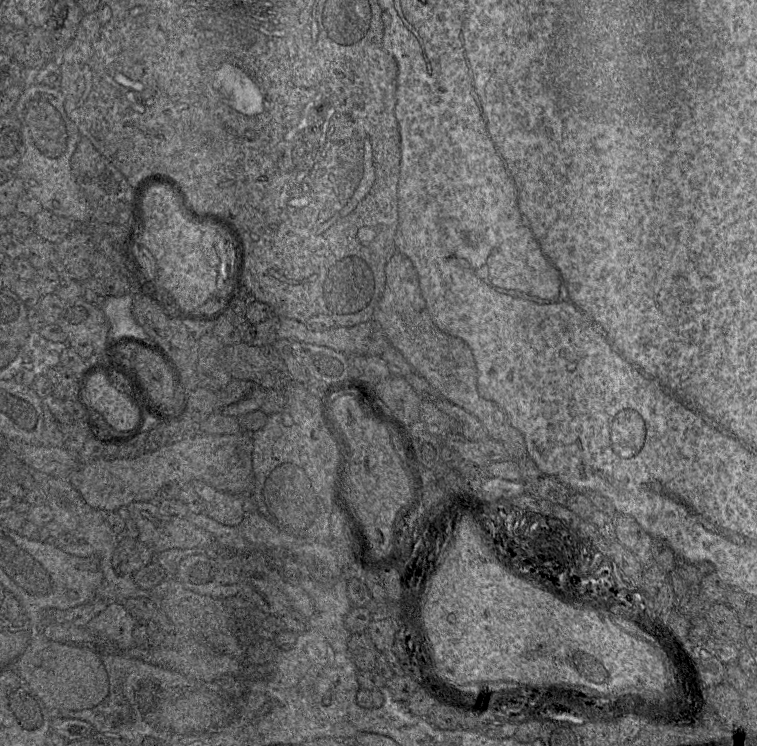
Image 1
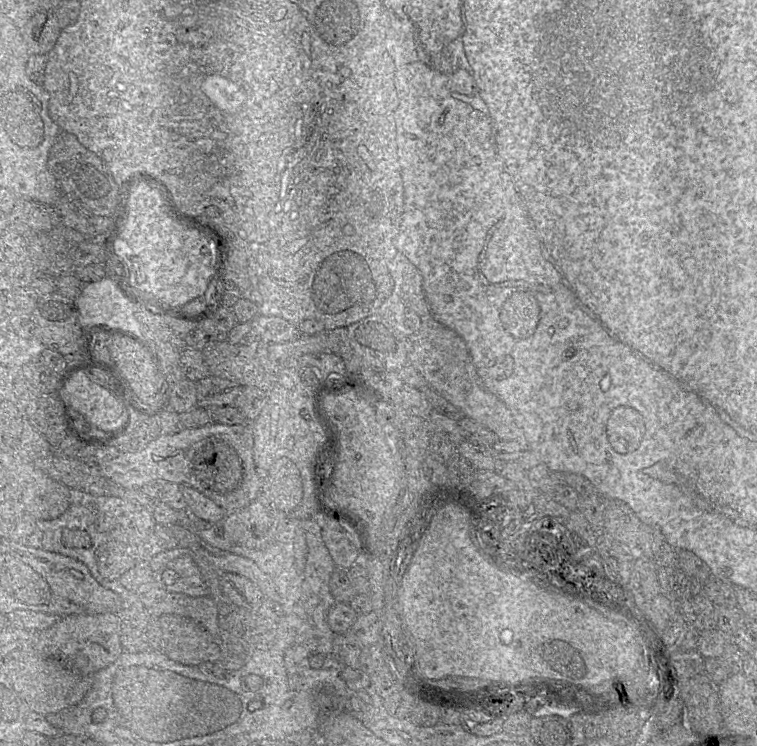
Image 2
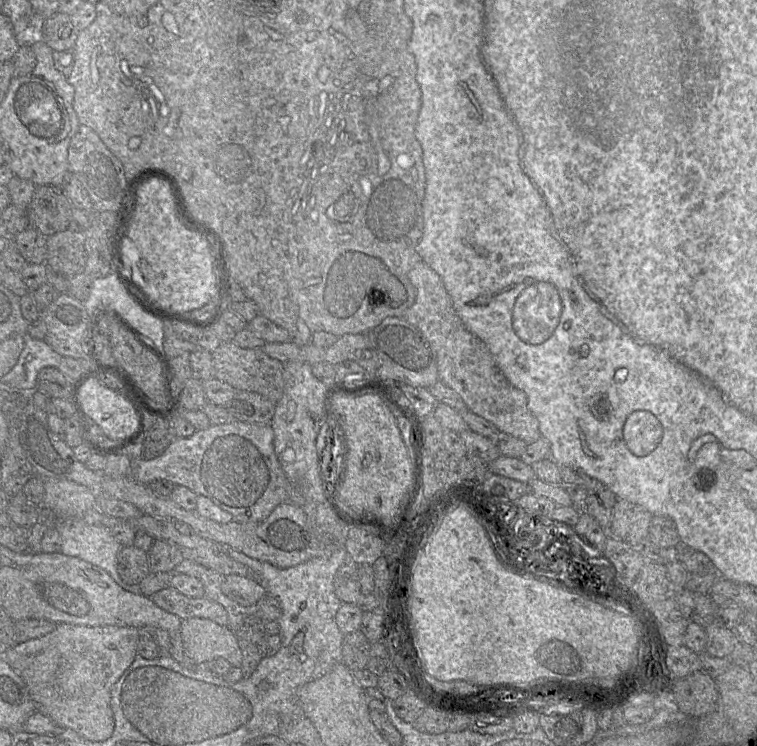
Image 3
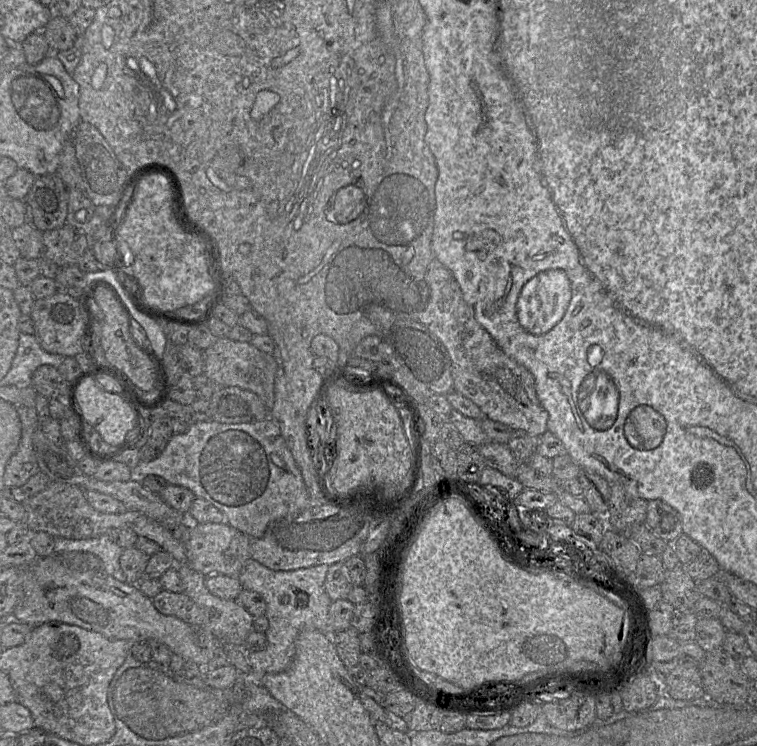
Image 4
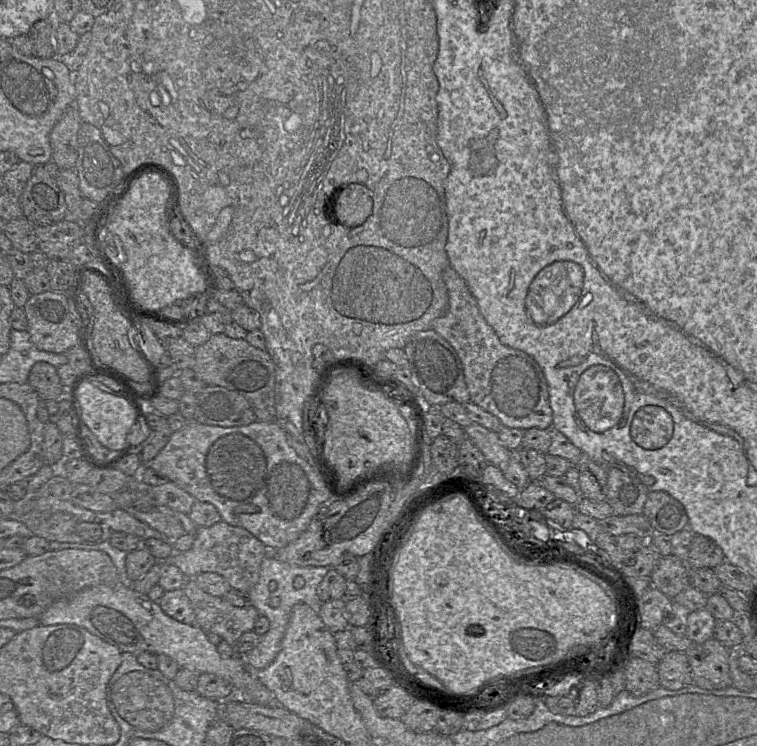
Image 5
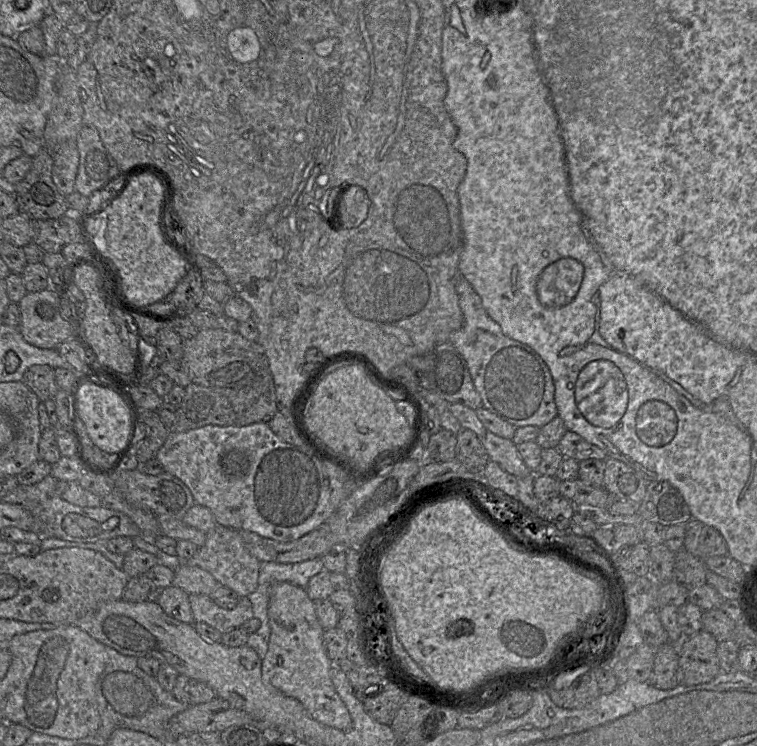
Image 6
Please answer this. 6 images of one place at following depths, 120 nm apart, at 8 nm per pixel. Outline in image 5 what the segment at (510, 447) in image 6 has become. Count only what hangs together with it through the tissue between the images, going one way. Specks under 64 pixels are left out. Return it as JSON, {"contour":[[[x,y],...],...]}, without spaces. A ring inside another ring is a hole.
{"contour":[[[477,423],[464,428],[466,437],[483,453],[487,463],[495,466],[505,465],[513,455],[513,451],[504,447],[495,432]]]}

